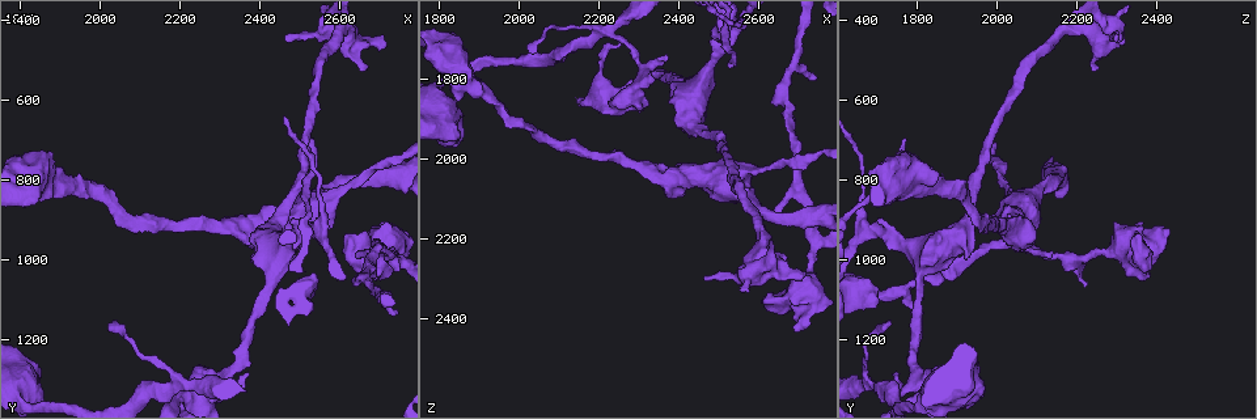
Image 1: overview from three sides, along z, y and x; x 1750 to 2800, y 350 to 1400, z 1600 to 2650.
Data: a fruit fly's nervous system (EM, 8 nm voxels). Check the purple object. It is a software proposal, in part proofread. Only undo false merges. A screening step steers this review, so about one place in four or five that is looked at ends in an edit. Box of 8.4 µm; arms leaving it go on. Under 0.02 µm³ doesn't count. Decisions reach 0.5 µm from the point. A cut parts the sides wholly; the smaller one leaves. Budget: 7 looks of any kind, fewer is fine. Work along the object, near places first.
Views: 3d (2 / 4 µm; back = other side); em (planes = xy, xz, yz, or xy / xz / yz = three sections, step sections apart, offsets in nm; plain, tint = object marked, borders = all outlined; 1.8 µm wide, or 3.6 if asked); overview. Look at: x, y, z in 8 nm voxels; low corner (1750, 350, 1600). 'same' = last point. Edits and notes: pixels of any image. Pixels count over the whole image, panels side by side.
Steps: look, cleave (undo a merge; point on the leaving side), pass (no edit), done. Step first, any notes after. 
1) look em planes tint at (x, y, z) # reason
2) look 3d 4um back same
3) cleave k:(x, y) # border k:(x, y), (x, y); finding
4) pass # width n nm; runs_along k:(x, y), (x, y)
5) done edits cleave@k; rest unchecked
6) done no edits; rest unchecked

look 3d 4um at (2615, 425, 2240) # thick turns thin

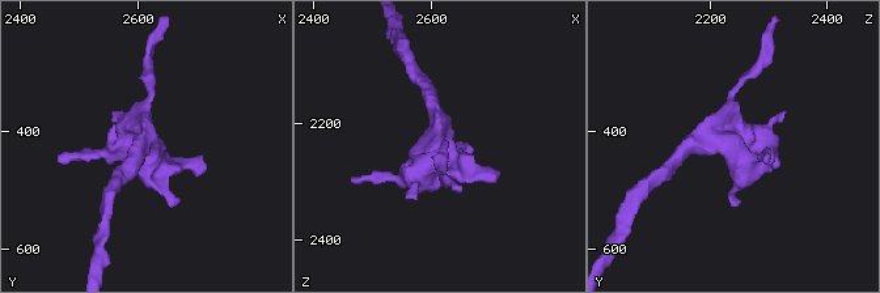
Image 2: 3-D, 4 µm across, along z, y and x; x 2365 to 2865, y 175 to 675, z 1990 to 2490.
look em planes borders at (2620, 430, 2245)

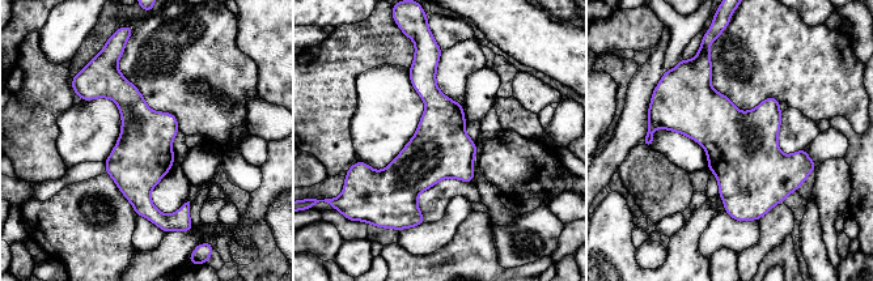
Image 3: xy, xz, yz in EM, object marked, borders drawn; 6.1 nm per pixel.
pass # runs_along 3:(111, 67), (153, 214); all the same neuron

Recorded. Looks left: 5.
look 3d 4um at (2545, 855, 2080) # thick turns thin

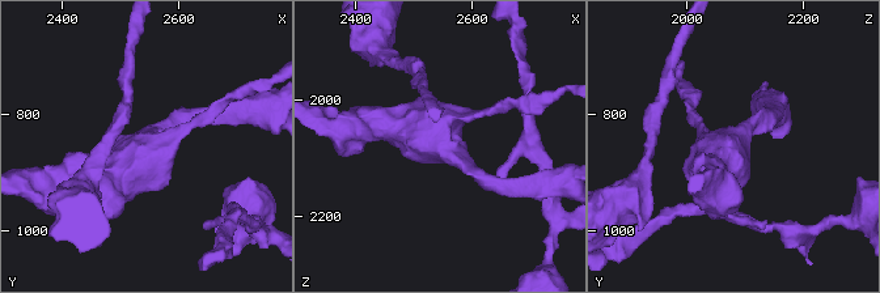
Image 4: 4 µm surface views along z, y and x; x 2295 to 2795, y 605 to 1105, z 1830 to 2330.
look em xy step 16 tint at (2550, 855, 2075)

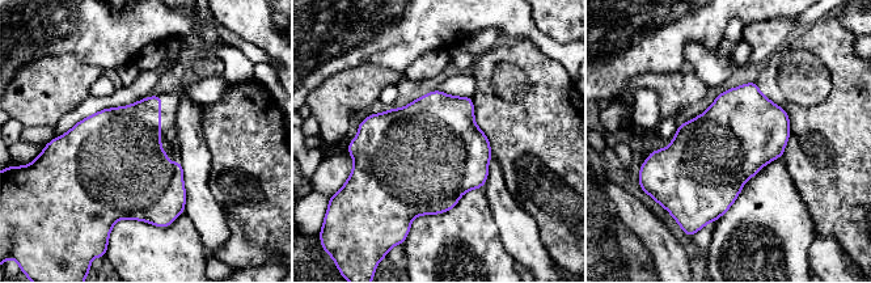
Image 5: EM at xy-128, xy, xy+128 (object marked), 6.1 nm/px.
look em planes borders same

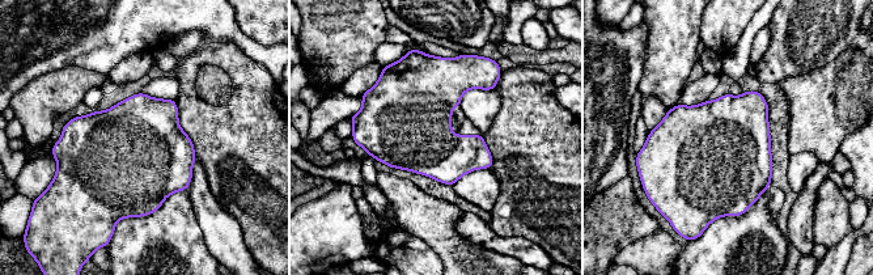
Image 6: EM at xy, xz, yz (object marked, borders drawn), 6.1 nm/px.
pass # continuous, no second neuron

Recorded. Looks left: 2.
look em planes tint at (2305, 1320, 1775) # four arms meet

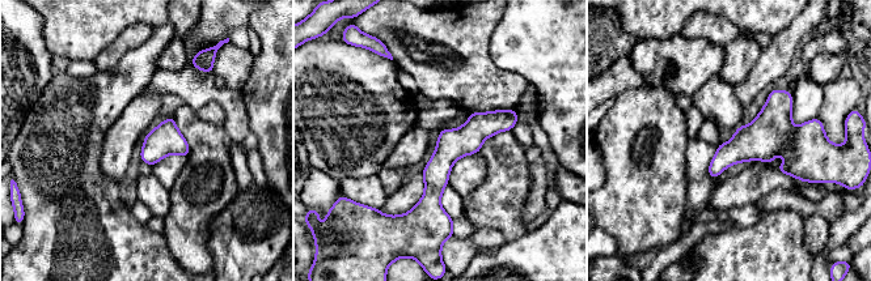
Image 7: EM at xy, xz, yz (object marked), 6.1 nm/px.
pass # continuous, no second neuron

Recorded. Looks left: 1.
done no edits; rest unchecked

